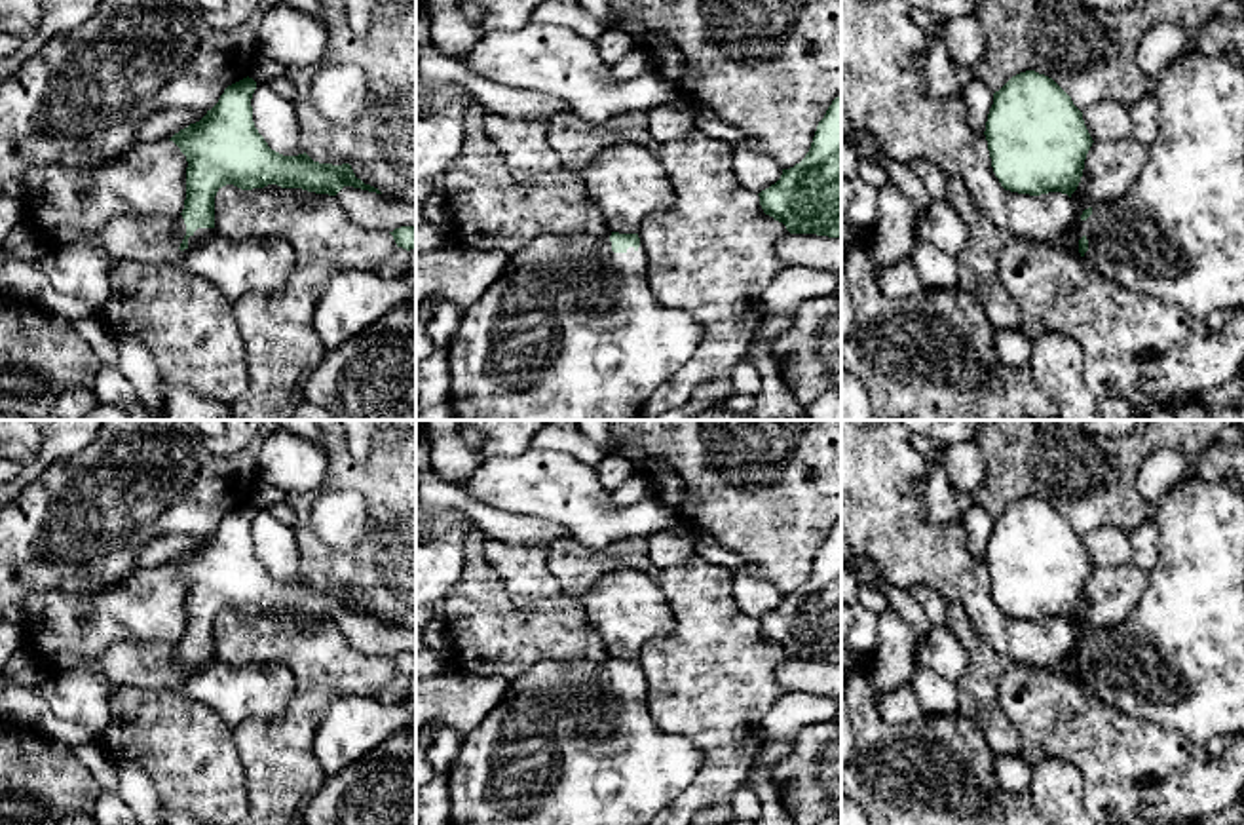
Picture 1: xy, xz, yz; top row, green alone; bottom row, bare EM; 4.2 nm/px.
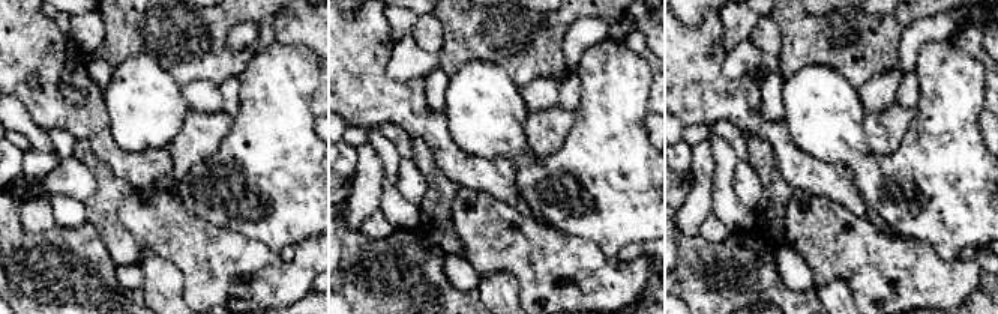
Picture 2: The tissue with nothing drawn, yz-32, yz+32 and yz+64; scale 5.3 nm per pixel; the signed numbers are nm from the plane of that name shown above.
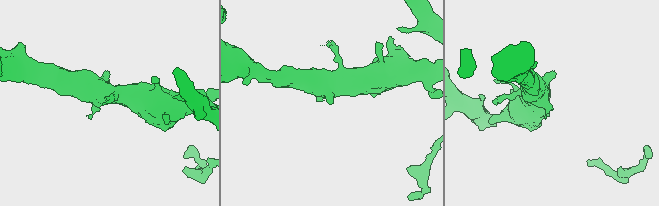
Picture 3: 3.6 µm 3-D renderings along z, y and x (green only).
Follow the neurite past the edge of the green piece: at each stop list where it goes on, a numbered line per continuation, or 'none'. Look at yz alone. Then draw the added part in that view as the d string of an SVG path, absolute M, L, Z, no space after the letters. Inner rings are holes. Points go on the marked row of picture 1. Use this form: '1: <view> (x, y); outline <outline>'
1: yz (1178, 234); outline M1200 49L1187 51L1164 67L1157 80L1155 97L1159 105L1159 129L1140 177L1117 201L1092 205L1092 215L1077 224L1077 240L1083 236L1088 240L1088 251L1083 259L1105 278L1126 289L1178 304L1195 321L1204 321L1212 312L1244 308L1244 65L1229 61L1223 55L1202 53Z

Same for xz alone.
1: xz (570, 331); outline M612 232L575 238L539 236L520 251L511 253L501 278L475 304L463 308L458 331L446 348L450 405L456 420L638 420L644 403L695 354L701 325L688 312L657 300L646 279L648 257L642 245L613 253L610 236Z

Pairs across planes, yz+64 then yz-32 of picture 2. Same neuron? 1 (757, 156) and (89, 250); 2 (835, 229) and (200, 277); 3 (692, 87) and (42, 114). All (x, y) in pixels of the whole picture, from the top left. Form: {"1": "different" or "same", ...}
{"1": "different", "2": "same", "3": "same"}

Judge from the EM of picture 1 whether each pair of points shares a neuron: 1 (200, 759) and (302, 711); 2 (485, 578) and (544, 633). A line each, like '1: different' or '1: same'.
1: different
2: same

